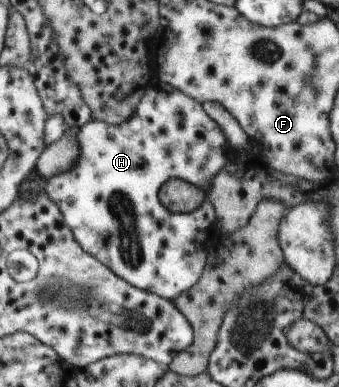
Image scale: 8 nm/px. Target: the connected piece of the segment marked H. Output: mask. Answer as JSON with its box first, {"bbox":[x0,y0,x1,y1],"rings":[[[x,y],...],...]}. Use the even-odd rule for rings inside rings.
{"bbox":[44,81,235,302],"rings":[[[158,81],[148,90],[149,94],[144,94],[138,105],[137,114],[129,118],[125,126],[111,126],[92,119],[80,127],[76,136],[80,150],[77,166],[65,174],[46,179],[44,191],[57,206],[61,206],[61,210],[65,210],[64,221],[73,226],[72,232],[77,234],[77,242],[81,242],[80,245],[85,246],[89,254],[100,259],[125,282],[141,290],[154,291],[161,298],[175,302],[177,297],[196,286],[207,262],[207,252],[213,248],[215,240],[226,233],[221,230],[215,206],[211,206],[209,200],[203,202],[195,214],[175,214],[159,202],[157,192],[169,178],[181,178],[189,184],[211,188],[215,174],[227,165],[225,162],[235,150],[229,146],[229,138],[225,138],[221,126],[209,118],[196,99],[170,84]]]}

